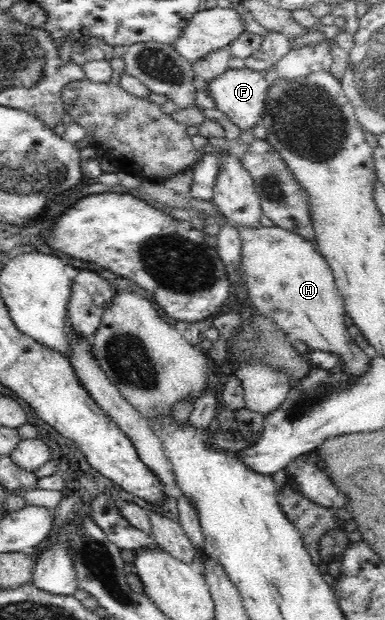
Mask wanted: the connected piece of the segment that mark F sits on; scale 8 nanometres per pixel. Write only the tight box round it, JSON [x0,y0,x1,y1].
[206,67,268,130]

